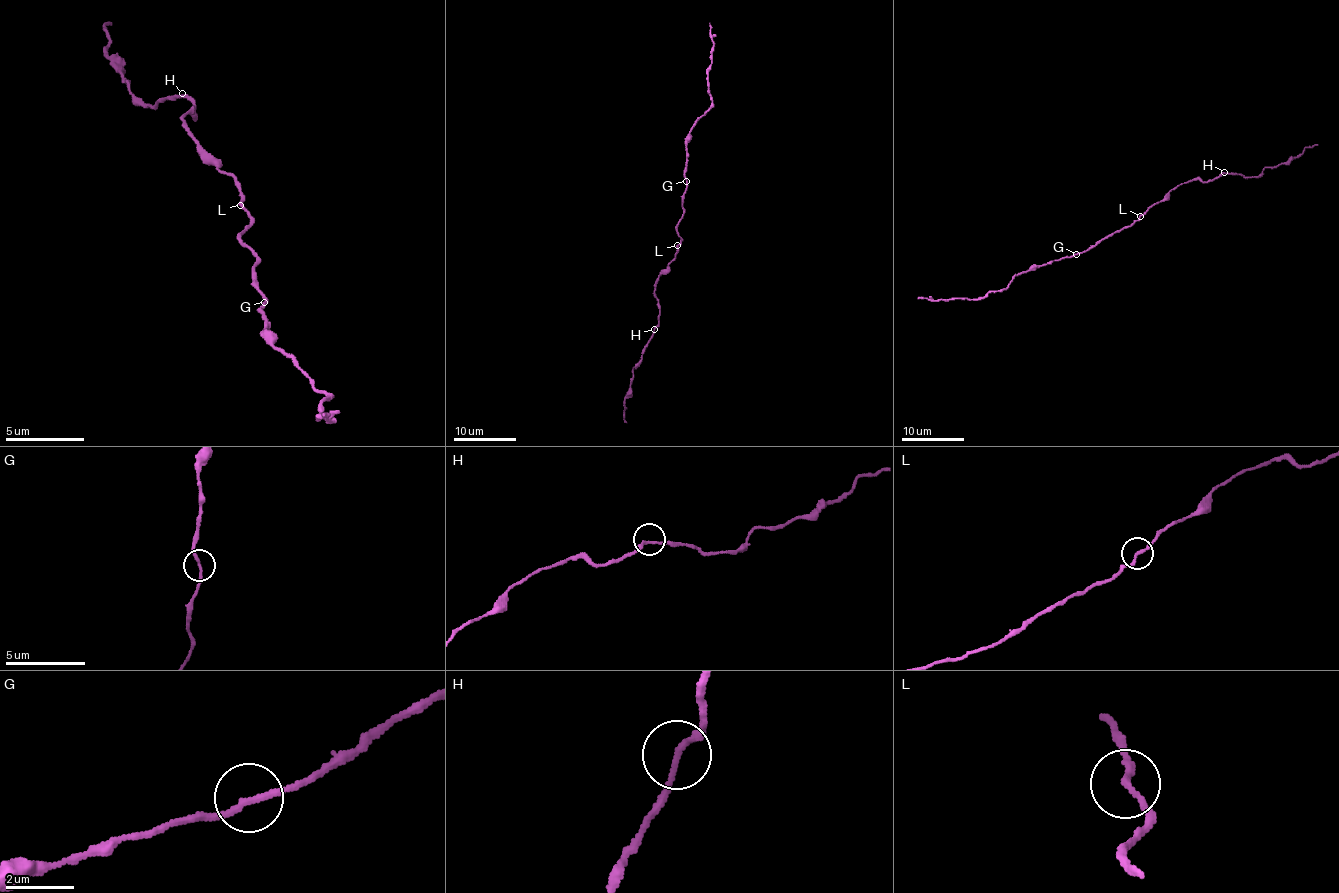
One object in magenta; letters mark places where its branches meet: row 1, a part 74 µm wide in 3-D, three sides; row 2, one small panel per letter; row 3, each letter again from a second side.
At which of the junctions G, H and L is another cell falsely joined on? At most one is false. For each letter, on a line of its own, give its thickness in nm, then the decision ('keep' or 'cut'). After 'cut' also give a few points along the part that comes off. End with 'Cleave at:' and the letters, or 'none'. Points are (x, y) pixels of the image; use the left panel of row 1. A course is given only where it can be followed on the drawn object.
G: calibre 170 nm; keep
H: calibre 170 nm; keep
L: calibre 170 nm; keep
Cleave at: none

